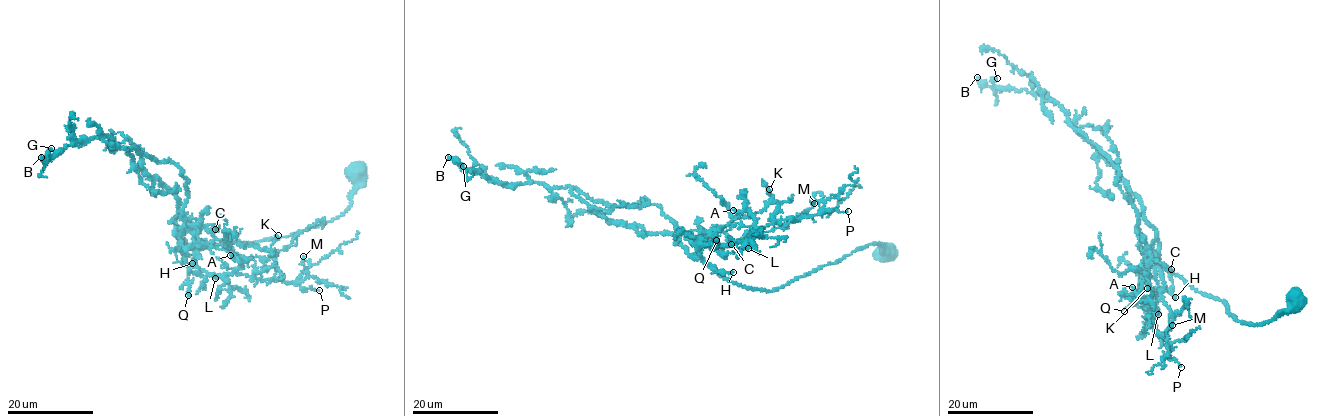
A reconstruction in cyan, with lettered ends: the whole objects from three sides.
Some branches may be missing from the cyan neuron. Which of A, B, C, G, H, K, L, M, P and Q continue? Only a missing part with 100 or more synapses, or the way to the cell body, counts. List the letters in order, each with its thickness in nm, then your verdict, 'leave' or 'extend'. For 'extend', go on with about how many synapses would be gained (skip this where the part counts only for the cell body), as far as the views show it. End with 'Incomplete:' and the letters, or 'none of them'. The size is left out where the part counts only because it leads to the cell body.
A: 120 nm | leave
B: 280 nm | leave
C: 440 nm | leave
G: 340 nm | leave
H: 200 nm | leave
K: 140 nm | leave
L: 700 nm | leave
M: 160 nm | leave
P: 120 nm | leave
Q: 500 nm | extend | 140 syn
Incomplete: Q

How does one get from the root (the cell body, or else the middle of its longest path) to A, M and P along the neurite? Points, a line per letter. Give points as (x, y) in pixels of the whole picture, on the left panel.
A: (357, 174), (350, 206), (325, 222), (197, 250), (179, 241), (183, 249), (212, 245), (230, 255)
M: (357, 174), (350, 206), (330, 220), (251, 242), (178, 244), (203, 276), (299, 282), (303, 256)
P: (357, 174), (350, 206), (325, 222), (197, 250), (179, 241), (187, 269), (203, 276), (241, 273), (319, 290)

